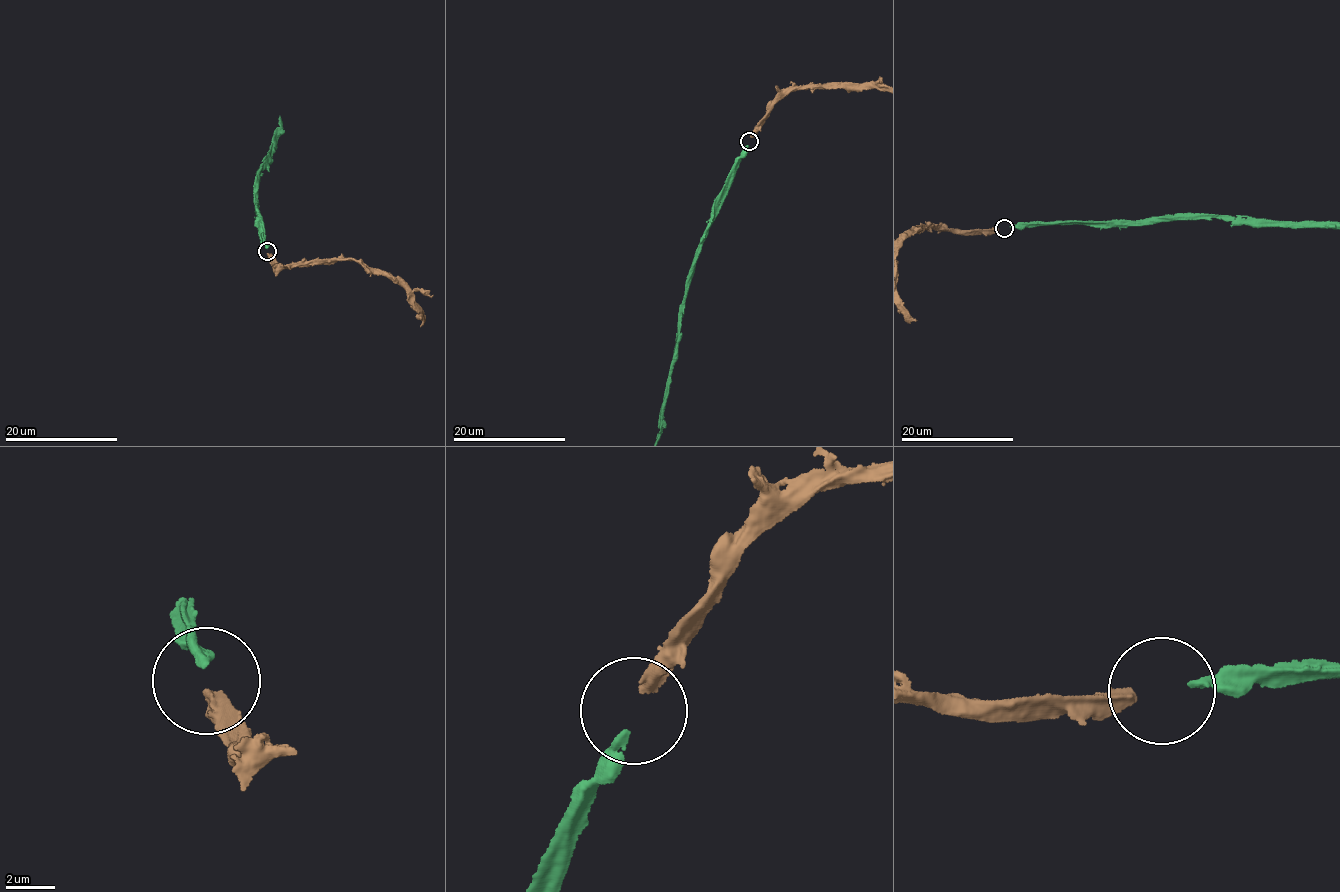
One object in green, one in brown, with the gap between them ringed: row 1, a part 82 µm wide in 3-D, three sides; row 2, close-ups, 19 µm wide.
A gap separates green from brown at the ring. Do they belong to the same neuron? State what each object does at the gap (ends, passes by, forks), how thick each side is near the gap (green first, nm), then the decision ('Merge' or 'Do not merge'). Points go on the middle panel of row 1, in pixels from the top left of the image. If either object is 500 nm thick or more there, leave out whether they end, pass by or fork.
Thickness 320 nm (green) against 500 nm. Merge

